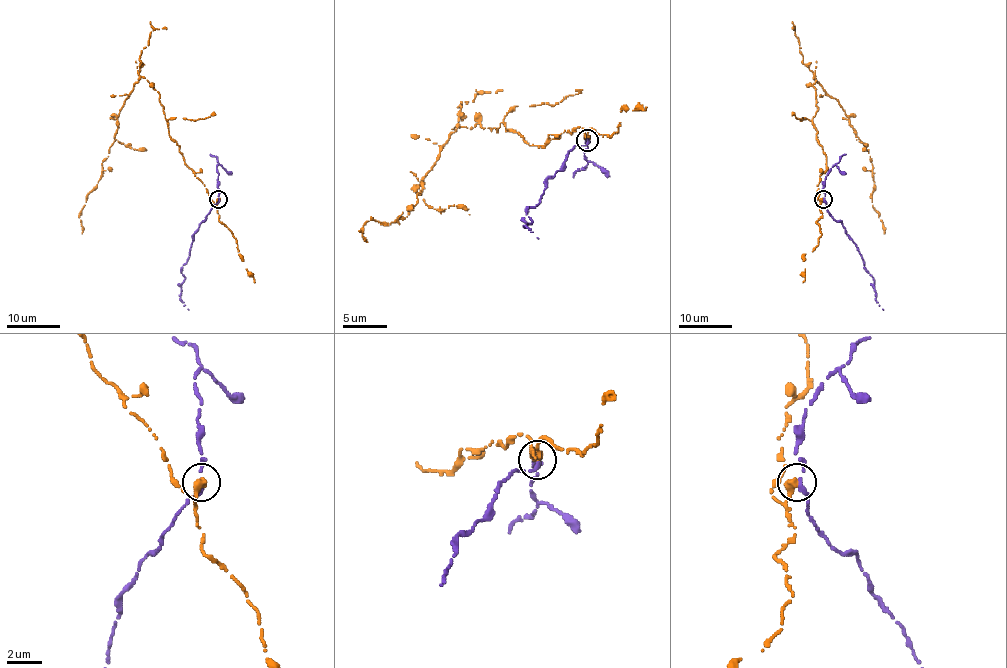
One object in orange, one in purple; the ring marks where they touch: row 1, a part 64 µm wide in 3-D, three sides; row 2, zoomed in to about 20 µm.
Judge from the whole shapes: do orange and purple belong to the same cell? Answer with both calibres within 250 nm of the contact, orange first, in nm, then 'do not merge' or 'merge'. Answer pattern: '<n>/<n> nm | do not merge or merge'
480/220 nm | do not merge

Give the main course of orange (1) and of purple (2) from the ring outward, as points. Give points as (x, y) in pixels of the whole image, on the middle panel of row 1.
1: (587, 140), (576, 127), (543, 145), (504, 123), (462, 127), (407, 217), (370, 219), (363, 241)
2: (587, 140), (567, 153), (541, 202), (528, 208), (532, 221), (525, 226), (539, 239)

